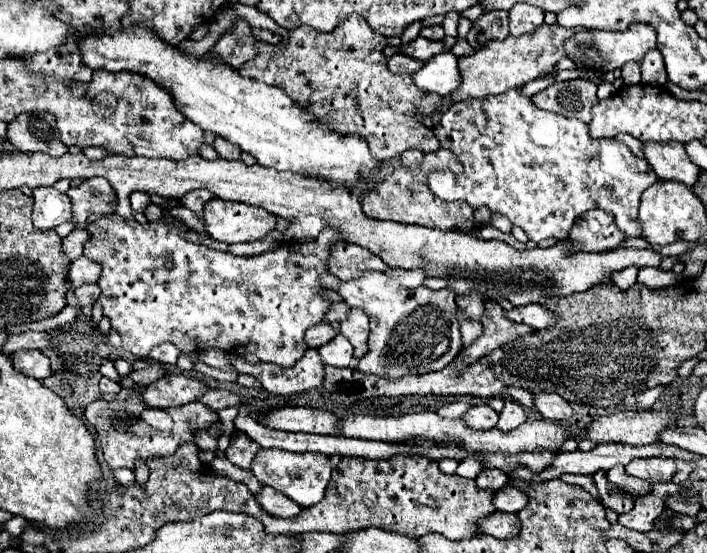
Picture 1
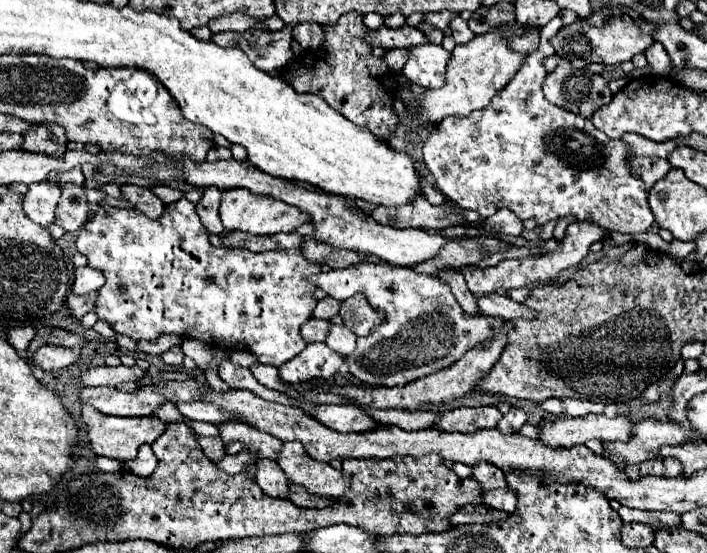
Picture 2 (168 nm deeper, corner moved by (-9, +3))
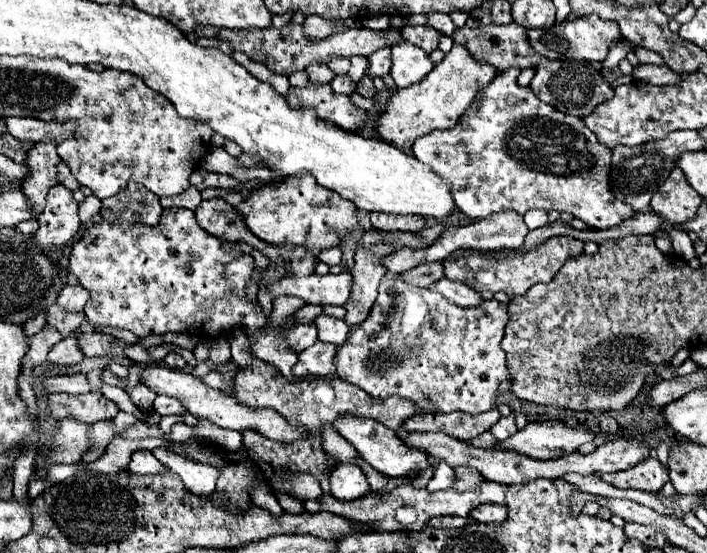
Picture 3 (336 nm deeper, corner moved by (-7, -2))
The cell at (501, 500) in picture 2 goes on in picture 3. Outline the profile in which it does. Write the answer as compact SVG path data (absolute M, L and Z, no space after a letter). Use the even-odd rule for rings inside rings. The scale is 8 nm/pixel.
M486 503L482 507L476 507L470 517L482 523L502 523L508 515L508 507L506 505L496 505L496 503Z

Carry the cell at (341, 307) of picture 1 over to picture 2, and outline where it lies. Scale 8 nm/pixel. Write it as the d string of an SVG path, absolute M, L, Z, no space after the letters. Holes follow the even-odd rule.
M326 296L326 298L318 300L318 304L316 304L312 316L314 316L314 318L330 320L334 314L338 314L338 310L340 310L340 302L334 300L334 298L330 298L330 296Z

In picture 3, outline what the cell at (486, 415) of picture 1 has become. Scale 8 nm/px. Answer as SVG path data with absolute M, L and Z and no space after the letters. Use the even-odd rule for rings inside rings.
M490 409L478 415L466 415L462 411L454 411L454 413L424 413L424 415L416 415L414 419L408 419L402 427L406 431L418 431L418 433L426 433L426 431L442 431L454 439L462 439L462 441L470 441L482 433L486 433L496 421L500 419L498 409Z

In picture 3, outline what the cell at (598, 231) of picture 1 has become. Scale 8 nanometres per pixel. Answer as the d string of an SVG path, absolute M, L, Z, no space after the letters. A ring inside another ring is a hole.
M554 237L554 239L548 239L542 247L536 247L534 251L522 253L522 255L484 259L472 251L466 251L466 255L460 259L446 259L444 271L448 279L466 283L476 291L492 291L492 293L504 291L508 297L516 297L516 295L524 295L536 283L550 283L570 257L582 255L582 247L584 247L584 241L578 241L572 237Z

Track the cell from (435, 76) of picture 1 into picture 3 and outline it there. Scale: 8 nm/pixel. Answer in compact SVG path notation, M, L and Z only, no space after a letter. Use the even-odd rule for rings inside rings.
M400 43L398 47L392 47L392 79L398 87L410 87L420 83L430 71L434 69L434 63L426 51L420 47L414 47L412 43Z

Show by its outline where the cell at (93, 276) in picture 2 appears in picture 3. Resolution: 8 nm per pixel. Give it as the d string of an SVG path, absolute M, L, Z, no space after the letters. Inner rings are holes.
M78 283L78 285L66 285L66 287L60 291L56 303L58 303L64 311L82 311L88 299L90 299L90 291Z

